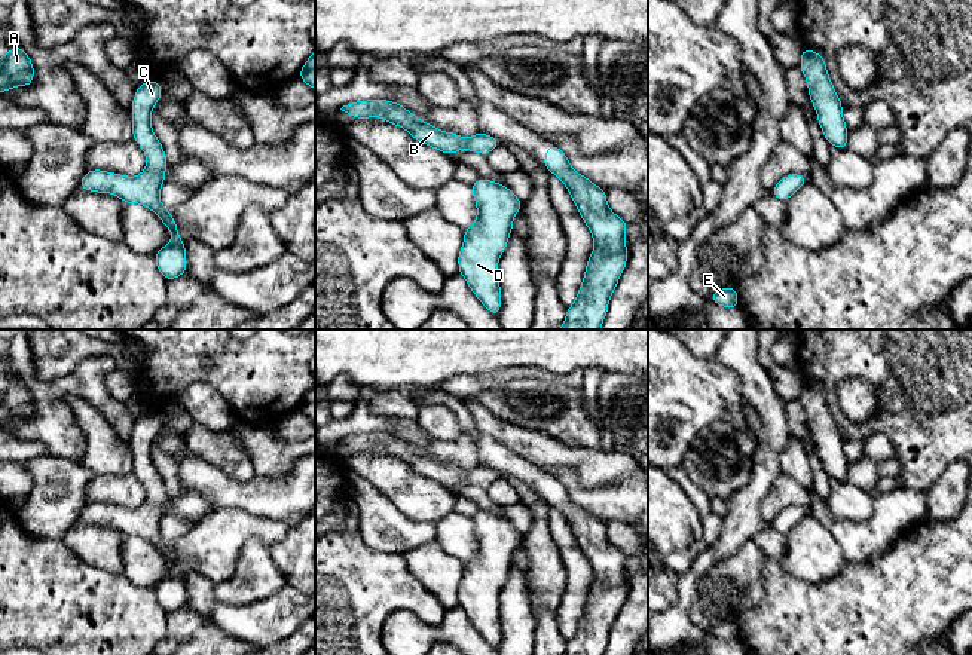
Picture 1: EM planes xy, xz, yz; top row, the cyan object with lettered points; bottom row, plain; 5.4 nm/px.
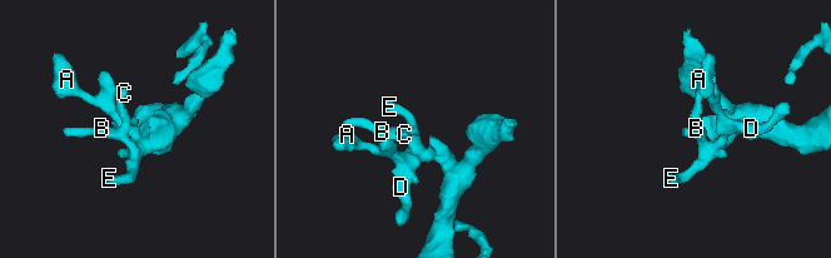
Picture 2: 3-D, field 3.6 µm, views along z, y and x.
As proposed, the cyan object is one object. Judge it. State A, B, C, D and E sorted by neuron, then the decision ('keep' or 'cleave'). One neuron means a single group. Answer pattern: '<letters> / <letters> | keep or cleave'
A B C D E | keep

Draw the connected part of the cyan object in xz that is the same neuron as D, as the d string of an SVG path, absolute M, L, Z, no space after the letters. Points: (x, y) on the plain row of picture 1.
M479 511L471 517L477 551L465 560L458 588L459 607L492 646L501 645L498 593L507 581L513 551L522 542L520 532L492 512Z

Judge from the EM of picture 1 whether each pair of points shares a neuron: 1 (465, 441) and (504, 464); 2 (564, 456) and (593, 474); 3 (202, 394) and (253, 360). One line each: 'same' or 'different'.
1: different
2: same
3: different

